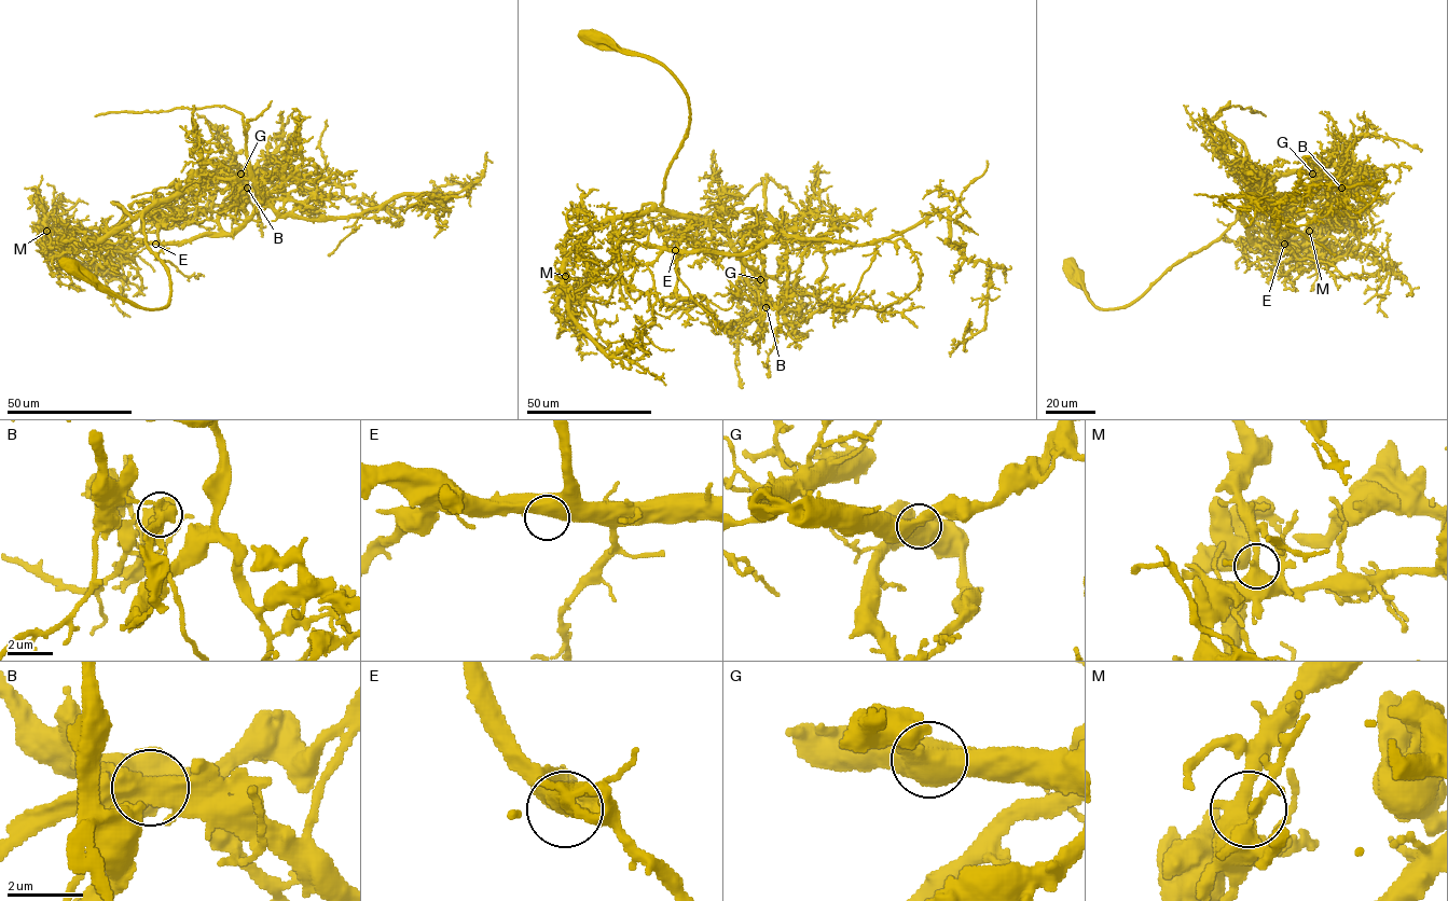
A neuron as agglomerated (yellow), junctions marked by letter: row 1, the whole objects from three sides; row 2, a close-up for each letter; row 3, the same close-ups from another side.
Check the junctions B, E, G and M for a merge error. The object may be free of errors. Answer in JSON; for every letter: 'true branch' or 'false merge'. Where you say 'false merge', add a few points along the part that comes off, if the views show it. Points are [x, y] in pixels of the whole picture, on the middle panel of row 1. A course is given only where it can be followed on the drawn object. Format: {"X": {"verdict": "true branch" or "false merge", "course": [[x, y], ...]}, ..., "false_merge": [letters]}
{"B": {"verdict": "false merge", "course": [[766, 308], [739, 254], [780, 233], [874, 244], [947, 209], [990, 266], [984, 327], [956, 345], [969, 319]]}, "E": {"verdict": "true branch"}, "G": {"verdict": "true branch"}, "M": {"verdict": "true branch"}, "false_merge": ["B"]}

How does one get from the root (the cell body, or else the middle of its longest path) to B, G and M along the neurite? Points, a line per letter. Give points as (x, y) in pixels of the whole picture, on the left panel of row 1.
B: (72, 267), (140, 306), (164, 307), (170, 275), (148, 249), (142, 215), (220, 172), (240, 174), (247, 188)
G: (72, 267), (140, 306), (164, 307), (169, 302), (170, 275), (148, 249), (142, 215), (207, 177), (240, 174)
M: (72, 267), (140, 306), (169, 302), (169, 271), (148, 249), (142, 213), (96, 240), (43, 240), (46, 231)

